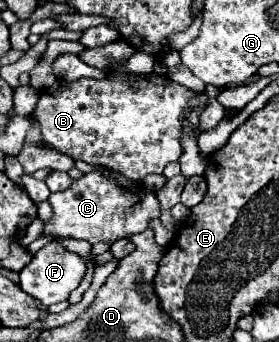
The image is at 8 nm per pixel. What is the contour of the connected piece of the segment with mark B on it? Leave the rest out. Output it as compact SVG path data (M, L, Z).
M119 64L107 70L107 80L89 80L81 78L77 82L57 80L47 94L41 92L39 104L35 108L37 118L41 120L41 132L45 142L57 148L61 154L71 156L73 160L83 160L89 164L99 164L123 172L131 180L143 180L149 174L163 174L163 168L181 156L181 122L179 116L187 108L187 98L193 92L177 82L171 82L161 76L135 76L119 74Z

